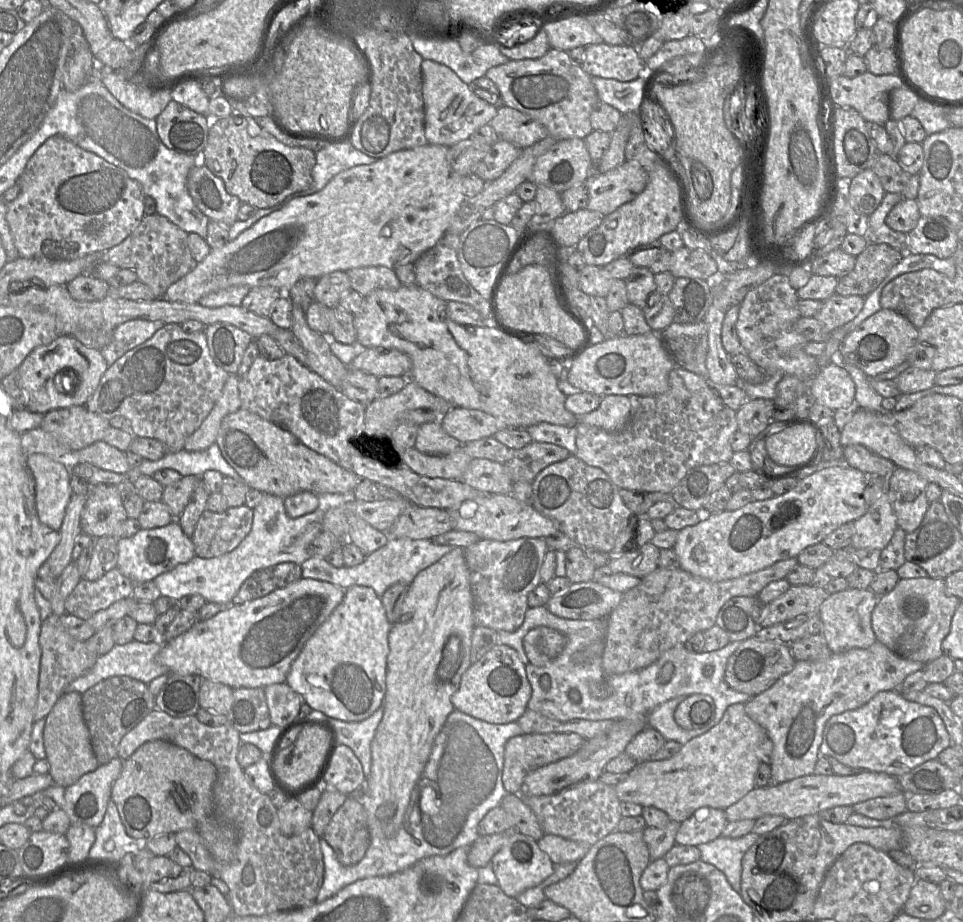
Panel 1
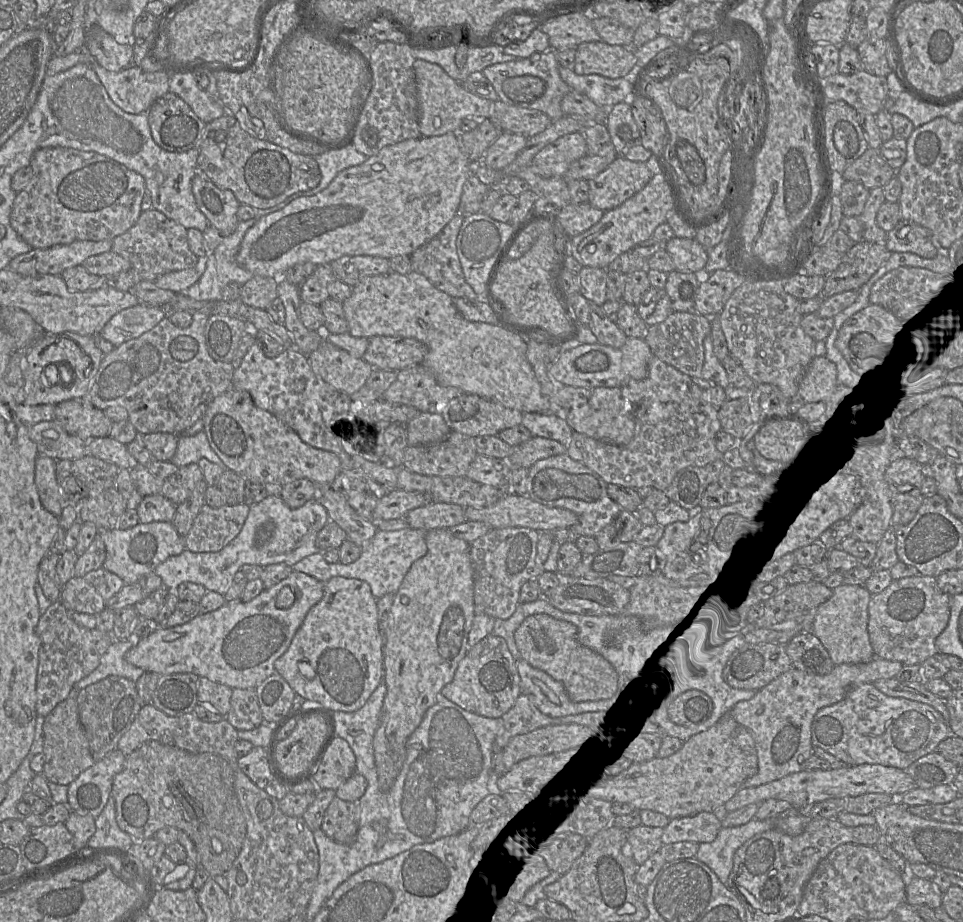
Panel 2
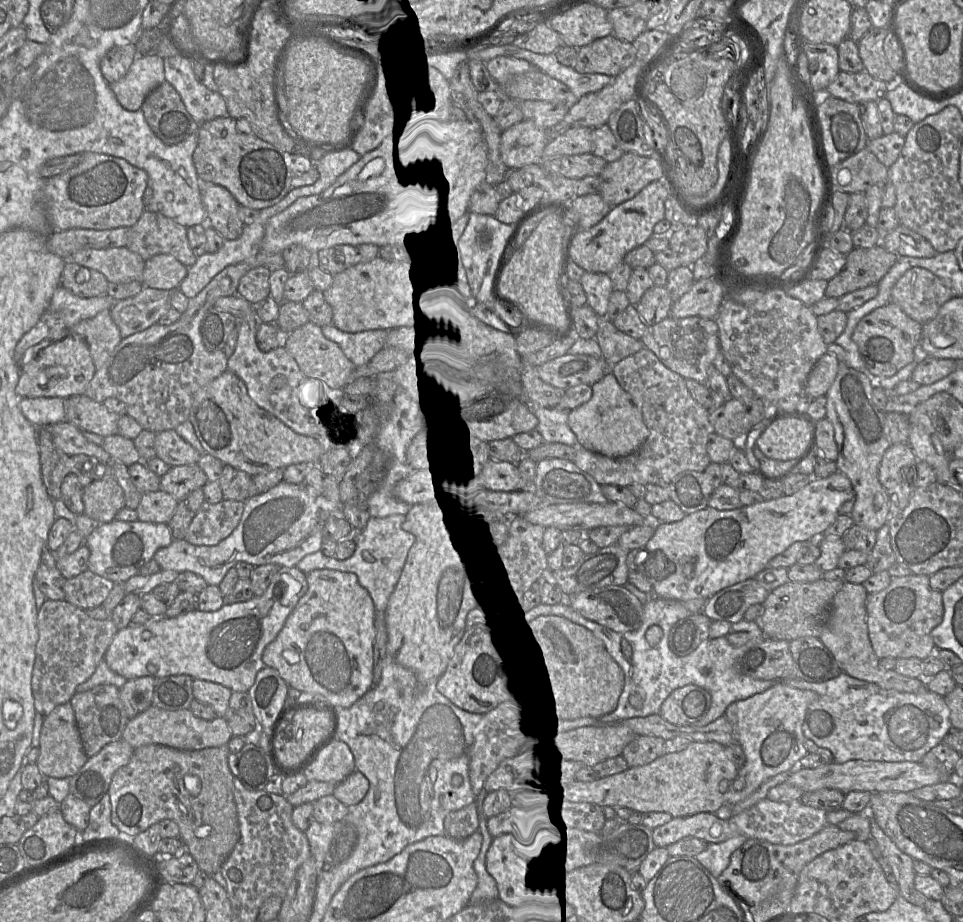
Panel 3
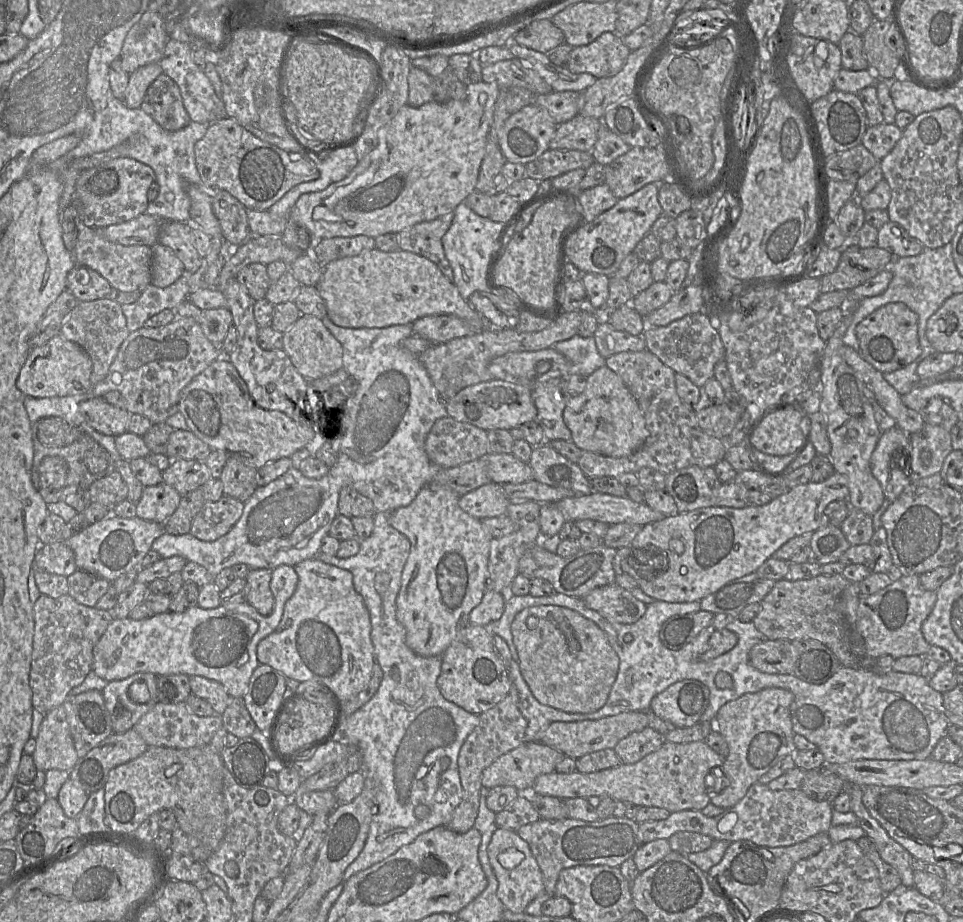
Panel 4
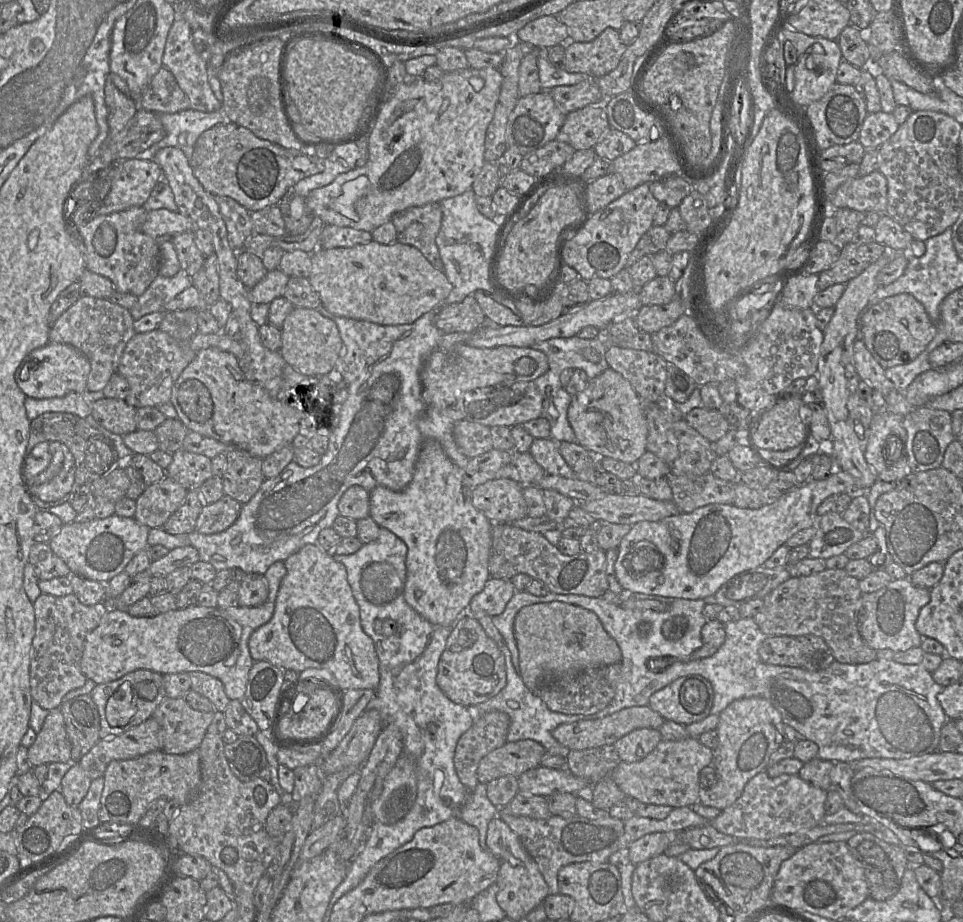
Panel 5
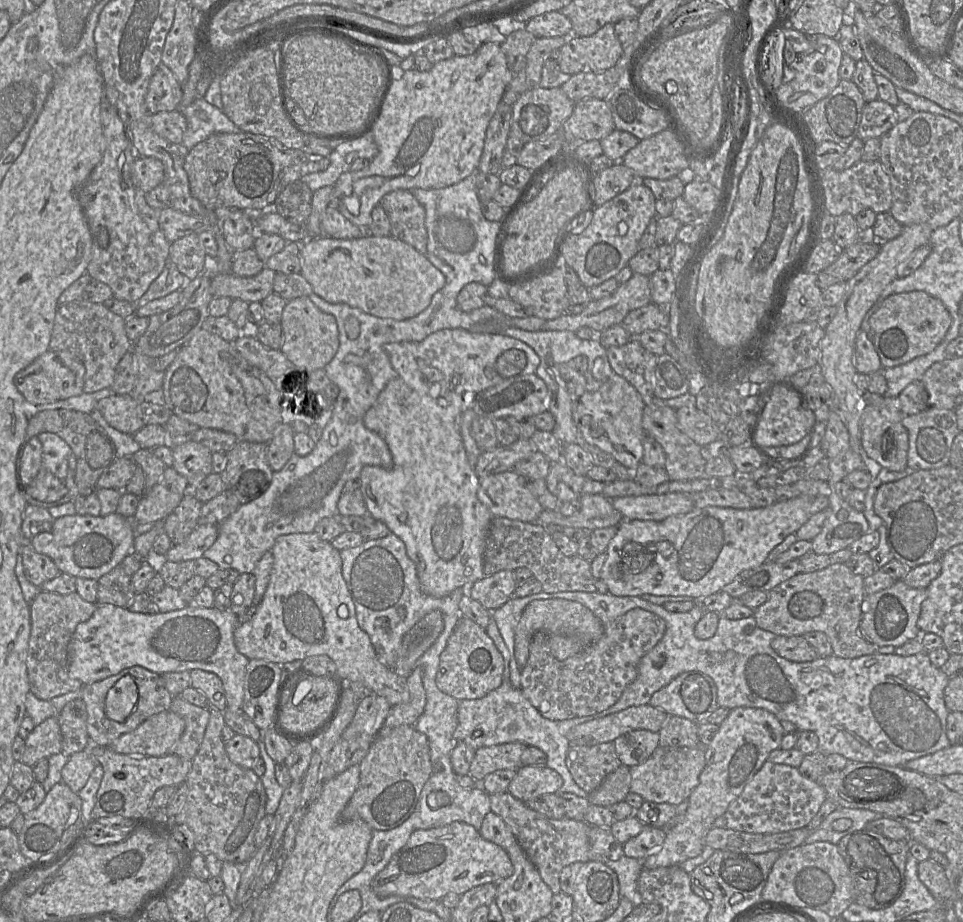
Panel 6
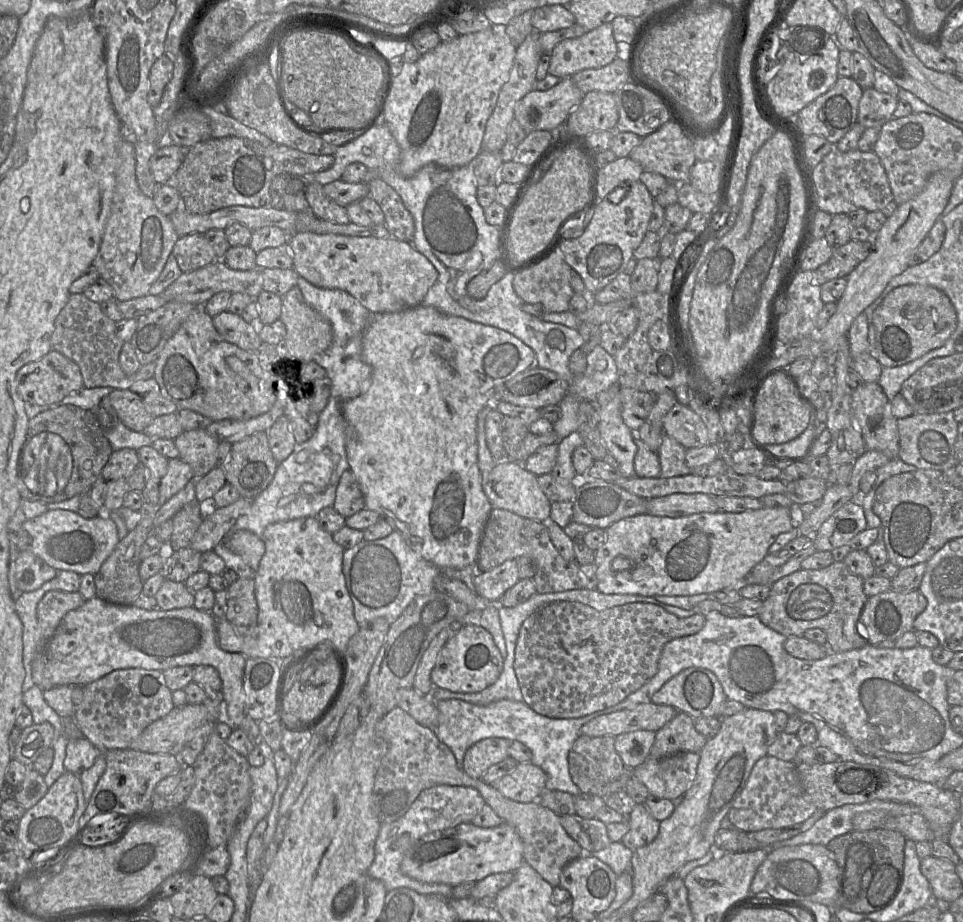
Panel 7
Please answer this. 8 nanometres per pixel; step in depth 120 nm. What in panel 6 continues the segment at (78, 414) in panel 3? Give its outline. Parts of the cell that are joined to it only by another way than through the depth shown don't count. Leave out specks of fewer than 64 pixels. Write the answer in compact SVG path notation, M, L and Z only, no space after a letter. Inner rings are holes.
M112 394L101 399L97 409L107 423L120 432L134 435L145 425L142 420L141 402L129 394Z

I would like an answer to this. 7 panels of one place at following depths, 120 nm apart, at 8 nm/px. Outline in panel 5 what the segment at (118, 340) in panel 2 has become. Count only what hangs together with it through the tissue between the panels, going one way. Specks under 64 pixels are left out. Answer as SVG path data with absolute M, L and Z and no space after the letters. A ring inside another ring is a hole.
M183 269L173 277L158 274L145 292L138 297L134 306L129 309L133 320L138 320L149 313L163 311L168 302L190 286L192 286L192 278Z

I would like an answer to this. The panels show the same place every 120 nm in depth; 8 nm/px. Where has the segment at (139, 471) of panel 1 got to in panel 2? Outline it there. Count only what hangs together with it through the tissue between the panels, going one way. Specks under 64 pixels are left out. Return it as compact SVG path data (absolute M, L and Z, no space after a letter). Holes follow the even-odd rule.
M204 431L193 436L178 435L177 450L170 462L178 468L207 459L226 469L223 461L211 448Z

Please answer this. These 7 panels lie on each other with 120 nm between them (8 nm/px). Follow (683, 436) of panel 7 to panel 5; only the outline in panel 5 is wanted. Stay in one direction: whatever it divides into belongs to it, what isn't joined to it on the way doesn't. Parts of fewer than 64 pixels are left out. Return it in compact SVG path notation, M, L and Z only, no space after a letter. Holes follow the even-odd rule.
M706 408L692 409L684 420L712 444L729 431L726 418L720 413Z

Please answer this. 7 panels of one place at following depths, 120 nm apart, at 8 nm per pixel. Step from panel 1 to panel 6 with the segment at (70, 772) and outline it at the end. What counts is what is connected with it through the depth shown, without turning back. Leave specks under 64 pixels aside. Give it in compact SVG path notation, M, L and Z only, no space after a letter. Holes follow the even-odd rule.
M58 716L44 720L35 726L24 740L21 762L33 767L40 759L49 758L62 750L62 734Z

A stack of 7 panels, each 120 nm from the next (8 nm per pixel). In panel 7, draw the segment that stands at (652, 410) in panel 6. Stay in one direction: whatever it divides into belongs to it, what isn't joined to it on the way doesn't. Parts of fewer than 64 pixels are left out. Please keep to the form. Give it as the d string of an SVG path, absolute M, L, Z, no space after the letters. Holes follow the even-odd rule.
M621 387L620 394L622 419L633 432L637 432L650 413L656 395L627 387ZM663 434L657 451L661 472L659 478L685 476L692 473L685 460L686 448L673 438Z

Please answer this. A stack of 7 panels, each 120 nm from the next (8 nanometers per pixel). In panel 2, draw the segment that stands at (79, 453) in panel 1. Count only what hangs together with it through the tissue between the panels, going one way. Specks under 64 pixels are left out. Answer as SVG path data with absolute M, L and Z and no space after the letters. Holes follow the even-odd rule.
M109 436L90 439L86 443L86 454L111 462L120 469L131 470L138 465L127 446Z

